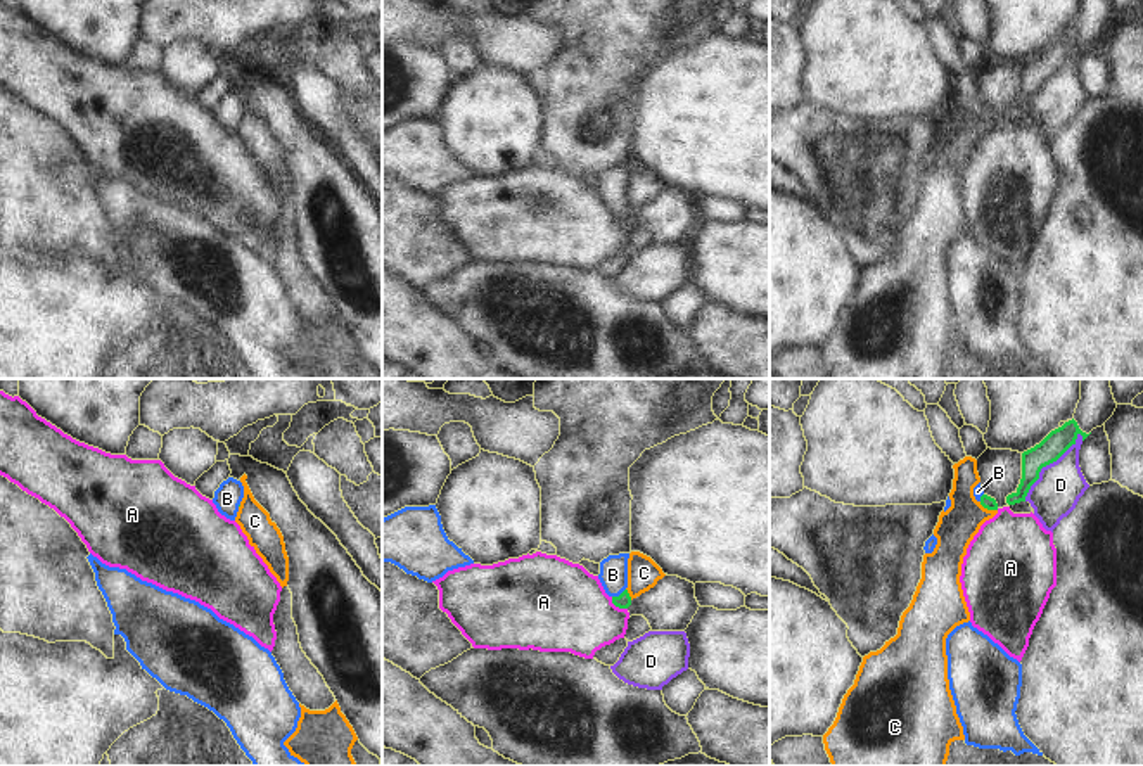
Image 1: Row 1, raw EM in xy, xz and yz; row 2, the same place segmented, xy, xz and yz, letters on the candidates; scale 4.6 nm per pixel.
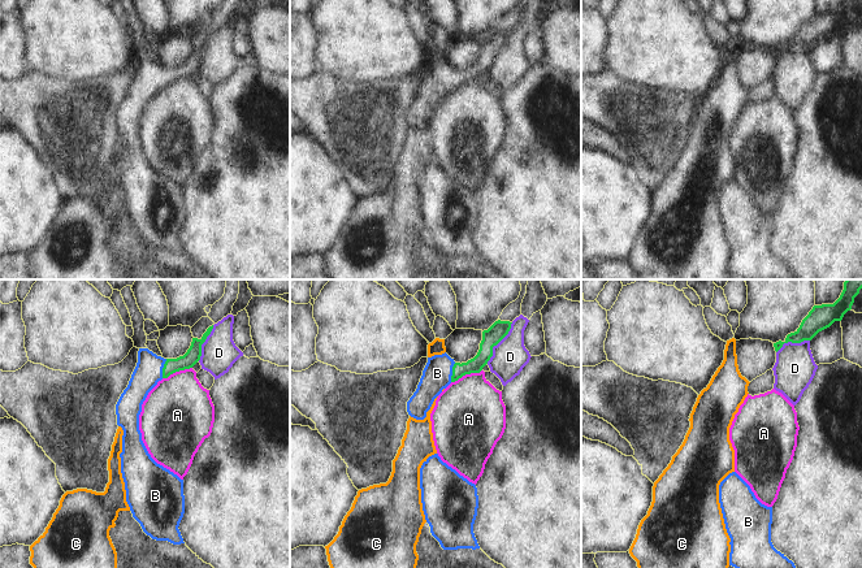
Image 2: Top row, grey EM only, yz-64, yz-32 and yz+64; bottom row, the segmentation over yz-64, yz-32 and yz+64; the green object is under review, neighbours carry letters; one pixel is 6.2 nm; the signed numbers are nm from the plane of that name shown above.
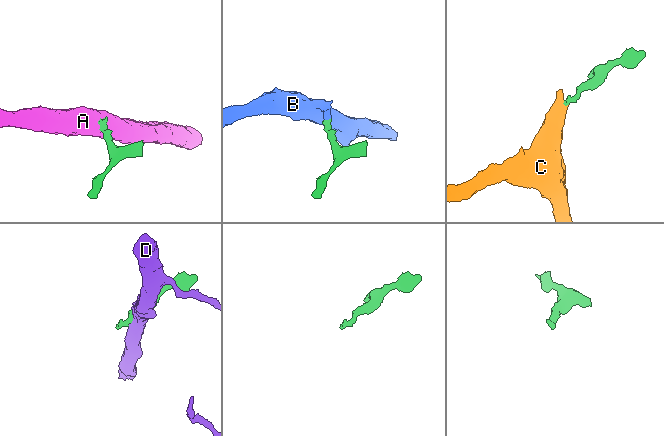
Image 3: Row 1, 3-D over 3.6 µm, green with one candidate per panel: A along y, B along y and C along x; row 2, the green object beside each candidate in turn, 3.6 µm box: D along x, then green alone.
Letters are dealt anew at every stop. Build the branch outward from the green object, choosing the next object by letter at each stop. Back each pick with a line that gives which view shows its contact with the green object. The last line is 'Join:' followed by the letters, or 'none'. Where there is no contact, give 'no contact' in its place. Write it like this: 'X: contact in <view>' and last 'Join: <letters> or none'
B: contact in xz
Join: B

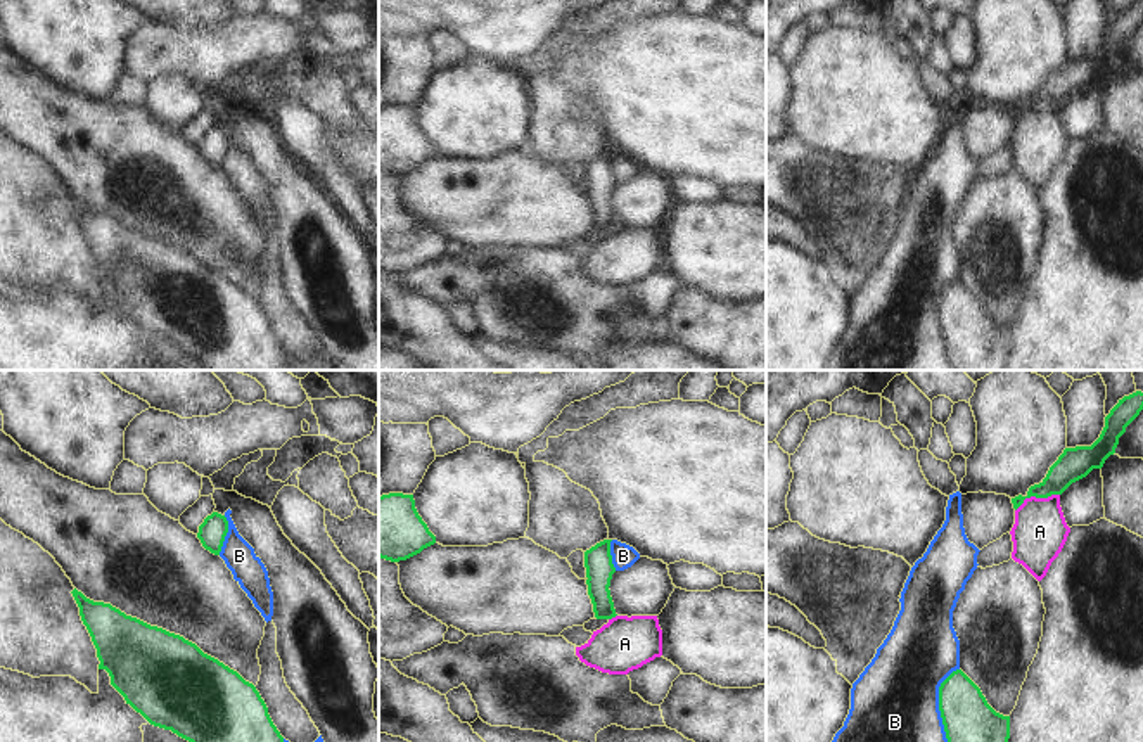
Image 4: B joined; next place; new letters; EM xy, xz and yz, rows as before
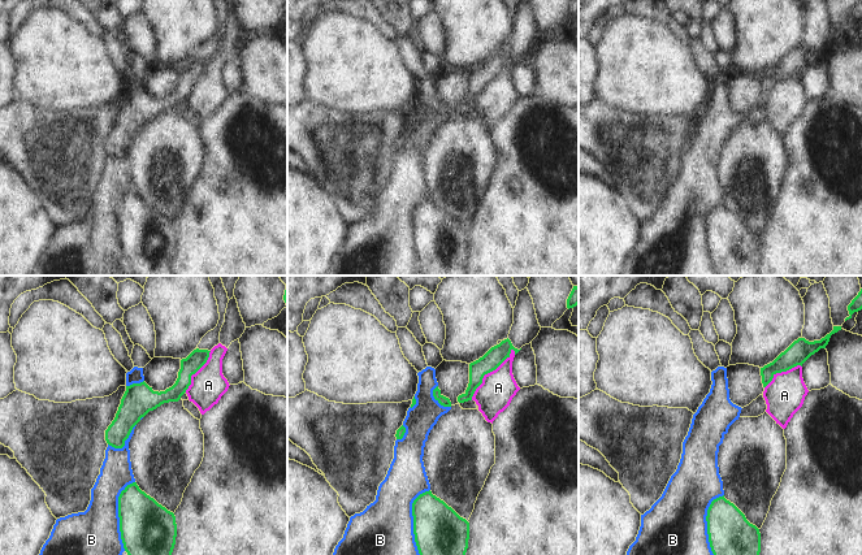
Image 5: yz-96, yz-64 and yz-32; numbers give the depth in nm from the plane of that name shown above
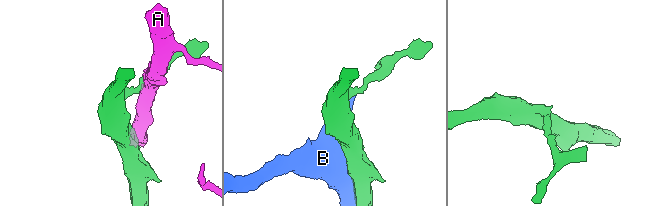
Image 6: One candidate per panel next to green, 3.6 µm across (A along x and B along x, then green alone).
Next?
Join: none

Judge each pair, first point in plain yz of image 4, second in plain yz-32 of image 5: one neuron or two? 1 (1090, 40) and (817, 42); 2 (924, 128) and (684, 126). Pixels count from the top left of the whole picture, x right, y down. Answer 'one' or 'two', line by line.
1: one
2: two

